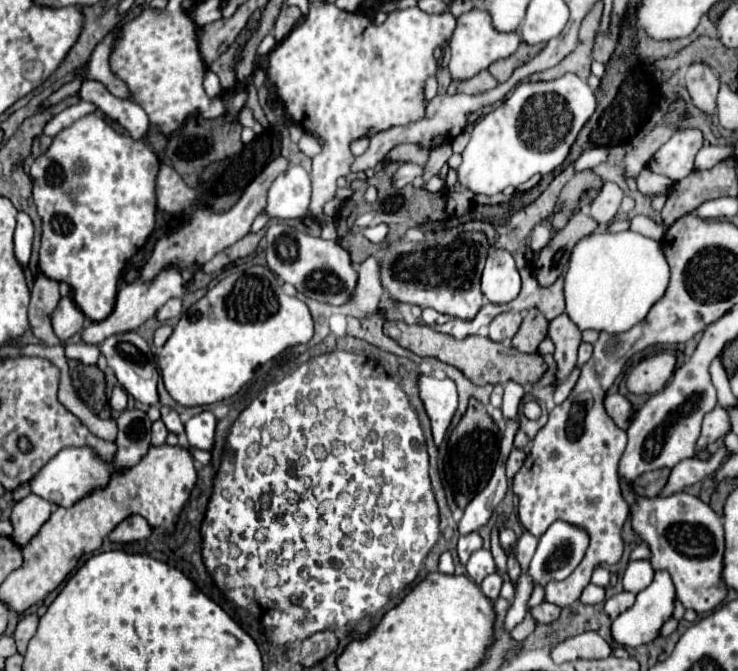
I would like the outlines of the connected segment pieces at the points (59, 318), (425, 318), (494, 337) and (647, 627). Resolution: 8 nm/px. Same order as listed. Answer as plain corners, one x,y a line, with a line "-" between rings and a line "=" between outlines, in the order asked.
71,295
61,297
57,309
53,311
53,331
61,341
71,339
75,333
79,333
85,325
85,315
81,313
81,309
77,307
77,303
73,301
=
423,309
423,313
421,313
421,321
423,321
425,325
443,325
443,323
447,323
449,319
451,319
449,315
437,313
435,309
=
515,311
499,313
491,321
491,325
489,325
489,339
491,341
499,341
499,343
501,341
509,341
517,333
521,321
523,321
523,315
521,313
515,313
=
655,571
655,577
647,589
637,593
637,601
631,609
621,613
621,617
613,619
611,623
611,637
621,647
639,647
645,643
651,643
659,637
661,625
671,619
673,615
673,601
675,601
675,587
671,581
671,575
667,571

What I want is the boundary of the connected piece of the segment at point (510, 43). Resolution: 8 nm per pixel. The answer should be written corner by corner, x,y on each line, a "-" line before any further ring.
475,7
475,9
457,17
457,27
455,27
451,41
449,41
449,49
451,49
449,71
451,71
451,77
453,79
469,79
469,77
477,75
479,71
487,69
491,63
511,57
517,51
519,43
521,43
519,31
501,33
501,31
493,29
489,13
485,9

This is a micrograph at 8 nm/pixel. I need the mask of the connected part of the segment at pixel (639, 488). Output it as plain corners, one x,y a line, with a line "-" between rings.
657,469
657,471
647,471
641,477
637,477
631,487
639,497
657,497
663,485
667,483
669,469

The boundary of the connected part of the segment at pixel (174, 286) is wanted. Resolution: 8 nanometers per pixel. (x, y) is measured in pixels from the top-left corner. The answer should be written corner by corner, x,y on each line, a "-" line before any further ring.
167,269
163,273
159,273
153,281
149,283
141,283
141,281
135,281
135,283
129,283
125,285
123,289
119,289
117,293
117,299
115,299
115,309
111,311
111,315
103,321
93,321
89,323
83,331
81,331
81,341
87,343
87,345
97,345
101,343
105,337
111,337
111,335
117,335
117,333
127,333
127,331
133,331
137,329
139,325
143,325
147,319
151,319
169,299
173,297
183,297
185,293
185,281
181,277
181,273
177,269

